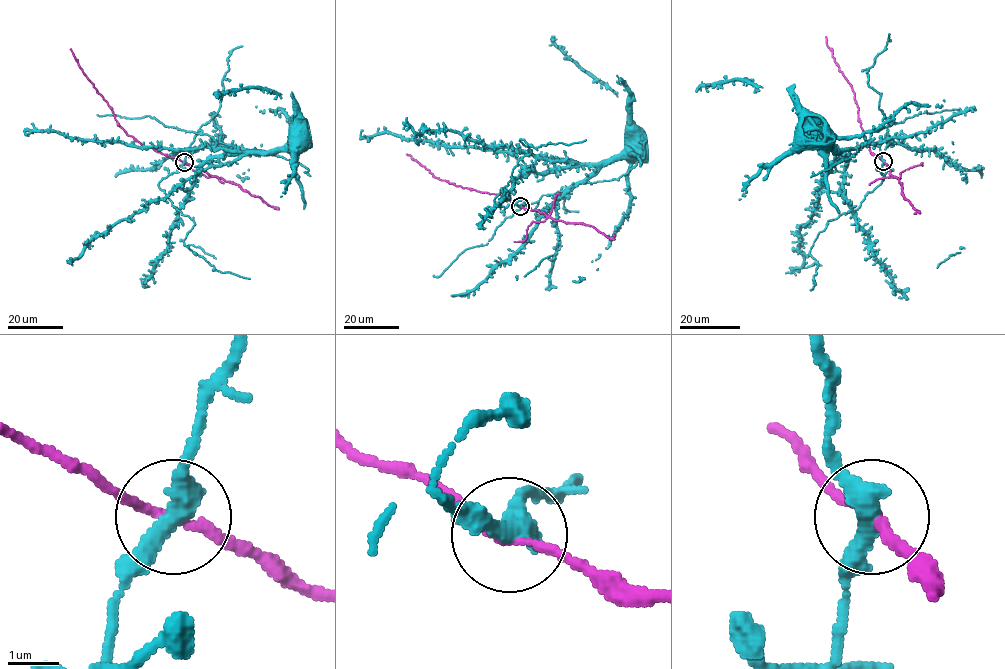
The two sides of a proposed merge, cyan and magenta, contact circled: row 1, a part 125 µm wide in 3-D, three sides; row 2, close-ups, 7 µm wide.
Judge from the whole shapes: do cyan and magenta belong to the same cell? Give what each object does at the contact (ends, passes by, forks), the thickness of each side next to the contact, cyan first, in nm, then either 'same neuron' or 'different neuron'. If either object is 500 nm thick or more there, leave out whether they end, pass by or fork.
cyan passes by; magenta passes by; 400 nm thick on the cyan side, 150 nm on the other; different neuron

